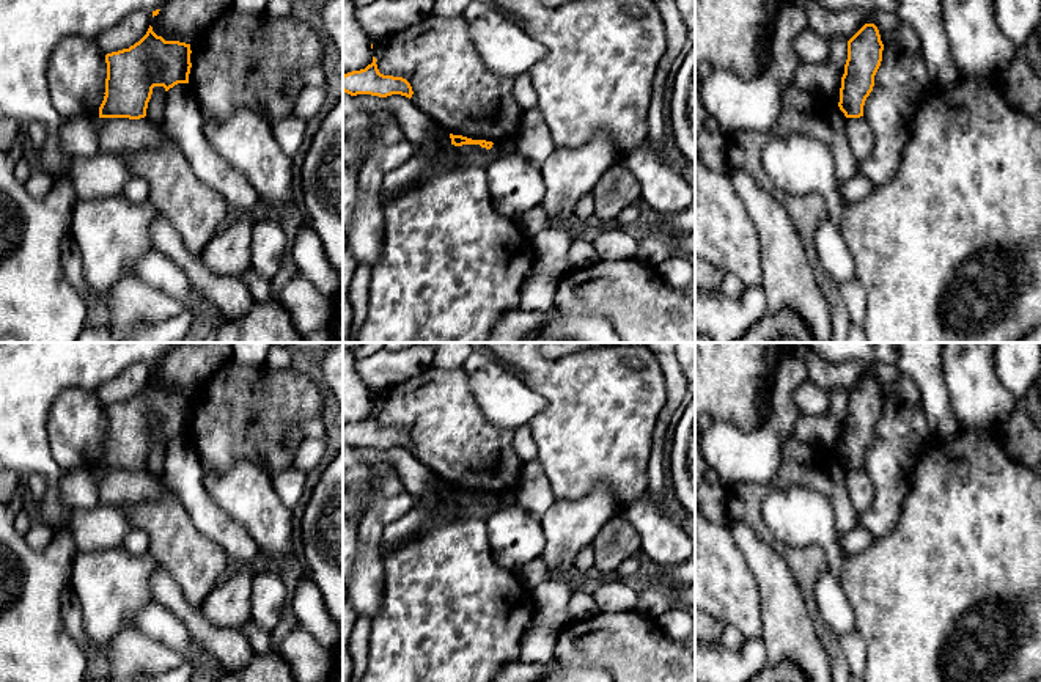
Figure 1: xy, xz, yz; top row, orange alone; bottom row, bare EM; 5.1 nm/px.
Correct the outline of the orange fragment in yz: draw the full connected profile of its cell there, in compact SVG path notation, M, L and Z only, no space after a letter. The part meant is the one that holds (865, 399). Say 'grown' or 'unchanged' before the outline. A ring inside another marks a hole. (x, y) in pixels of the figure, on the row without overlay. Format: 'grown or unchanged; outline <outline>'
grown; outline M865 376L848 393L848 412L841 429L838 459L848 470L846 490L854 509L866 512L874 501L874 486L863 470L863 457L874 438L884 396L874 376Z

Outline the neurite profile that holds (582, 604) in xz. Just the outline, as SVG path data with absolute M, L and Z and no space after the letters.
M576 589L569 603L568 613L572 621L580 621L583 618L593 618L599 613L593 594Z

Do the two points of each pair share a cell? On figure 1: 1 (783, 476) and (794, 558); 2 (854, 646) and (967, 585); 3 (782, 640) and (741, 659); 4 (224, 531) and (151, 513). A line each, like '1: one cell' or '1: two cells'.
1: one cell
2: two cells
3: two cells
4: two cells

